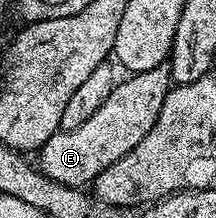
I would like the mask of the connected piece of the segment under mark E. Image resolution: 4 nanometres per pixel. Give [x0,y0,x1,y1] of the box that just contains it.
[38,65,173,187]

